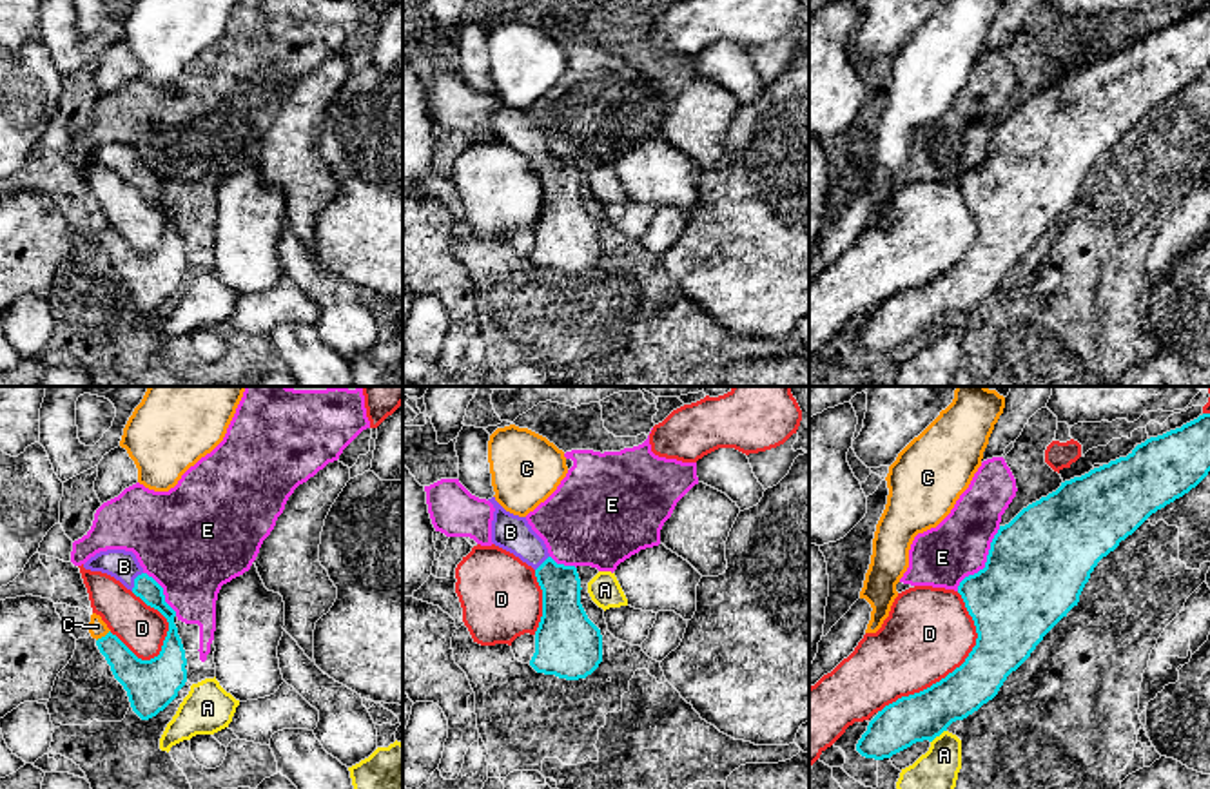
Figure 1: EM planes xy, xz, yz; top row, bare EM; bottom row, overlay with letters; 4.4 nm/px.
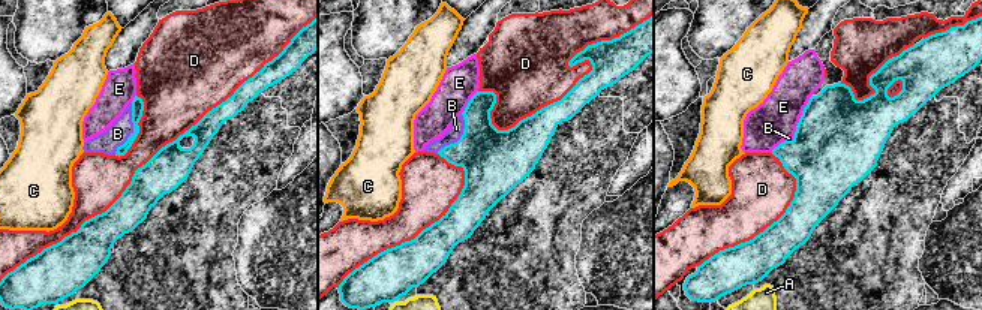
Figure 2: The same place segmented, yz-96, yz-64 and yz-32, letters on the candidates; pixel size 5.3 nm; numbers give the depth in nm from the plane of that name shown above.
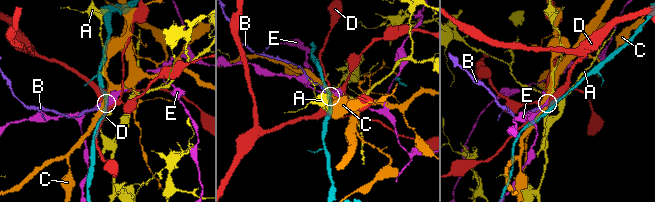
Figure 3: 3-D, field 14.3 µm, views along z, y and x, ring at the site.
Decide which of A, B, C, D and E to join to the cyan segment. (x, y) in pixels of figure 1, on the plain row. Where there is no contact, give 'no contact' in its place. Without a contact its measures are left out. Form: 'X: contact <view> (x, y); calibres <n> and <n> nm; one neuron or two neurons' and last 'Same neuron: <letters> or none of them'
A: contact yz (938, 329); calibres 220 and 260 nm; two neurons
B: contact xy (135, 175); calibres 100 and 140 nm; one neuron
C: contact xy (102, 231); calibres 170 and 80 nm; two neurons
D: contact yz (956, 262); calibres 240 and 380 nm; two neurons
E: contact yz (985, 156); calibres 460 and 280 nm; two neurons
Same neuron: B

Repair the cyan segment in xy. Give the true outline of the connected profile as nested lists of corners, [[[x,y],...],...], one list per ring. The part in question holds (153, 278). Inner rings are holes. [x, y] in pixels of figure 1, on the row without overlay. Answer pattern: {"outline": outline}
{"outline": [[[100,145],[83,161],[114,170],[147,200],[158,203],[169,216],[161,245],[151,254],[138,252],[111,225],[96,234],[114,272],[127,285],[132,305],[141,314],[149,314],[163,305],[187,276],[185,243],[174,218],[176,205],[165,196],[163,181],[143,165],[132,145]]]}

